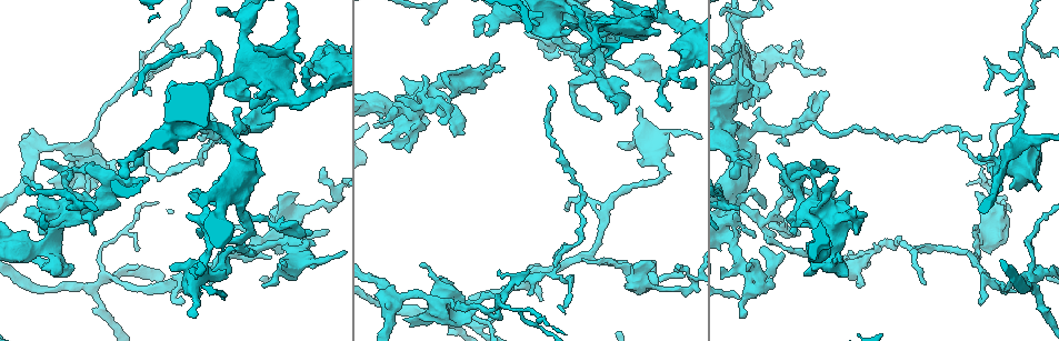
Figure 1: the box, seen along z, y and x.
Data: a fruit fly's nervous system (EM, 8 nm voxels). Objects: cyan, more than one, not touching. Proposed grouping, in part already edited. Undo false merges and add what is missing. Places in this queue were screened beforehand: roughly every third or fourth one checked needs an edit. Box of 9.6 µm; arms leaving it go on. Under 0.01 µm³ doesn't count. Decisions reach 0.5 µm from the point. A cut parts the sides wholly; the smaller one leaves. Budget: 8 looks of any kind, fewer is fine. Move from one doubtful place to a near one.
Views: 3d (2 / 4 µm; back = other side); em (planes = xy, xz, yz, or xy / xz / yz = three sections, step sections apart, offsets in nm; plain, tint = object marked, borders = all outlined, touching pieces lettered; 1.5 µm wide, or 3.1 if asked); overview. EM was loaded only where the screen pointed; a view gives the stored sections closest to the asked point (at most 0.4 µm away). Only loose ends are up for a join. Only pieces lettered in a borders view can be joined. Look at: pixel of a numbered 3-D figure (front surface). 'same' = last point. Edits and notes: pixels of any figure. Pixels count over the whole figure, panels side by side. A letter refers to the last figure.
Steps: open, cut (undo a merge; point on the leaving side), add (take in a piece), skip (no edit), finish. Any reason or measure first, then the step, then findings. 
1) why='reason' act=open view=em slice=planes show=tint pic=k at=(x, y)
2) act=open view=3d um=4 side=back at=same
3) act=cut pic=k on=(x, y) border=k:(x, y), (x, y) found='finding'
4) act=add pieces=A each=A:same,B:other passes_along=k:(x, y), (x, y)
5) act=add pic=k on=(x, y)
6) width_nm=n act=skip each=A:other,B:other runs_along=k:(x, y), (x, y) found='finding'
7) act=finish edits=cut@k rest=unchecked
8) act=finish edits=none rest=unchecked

why='thick turns thin' act=open view=3d um=4 pic=1 at=(319, 58)

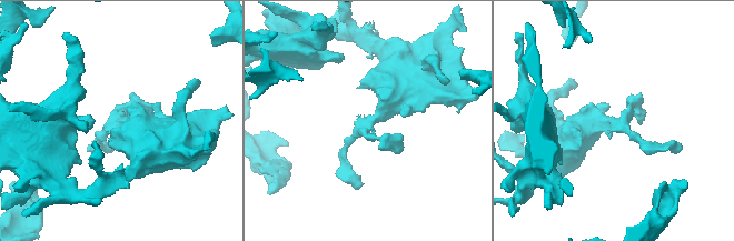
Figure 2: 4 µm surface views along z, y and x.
arms=3 act=open view=em slice=planes show=tint pic=2 at=(370, 120)

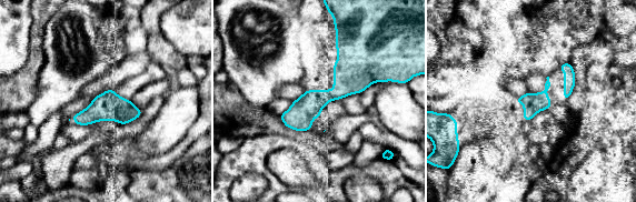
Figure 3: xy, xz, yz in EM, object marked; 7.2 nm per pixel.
why='see the neighbours' act=open view=em slice=planes show=borders at=same

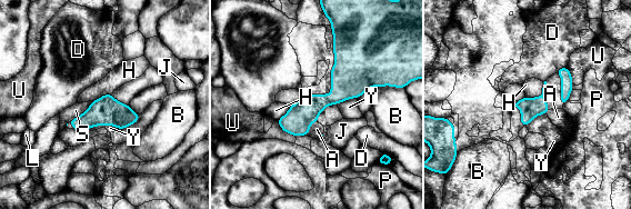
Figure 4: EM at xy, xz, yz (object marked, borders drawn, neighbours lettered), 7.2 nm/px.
width_nm=150 act=skip each=A:other,B:other,D:other,H:other,J:other,L:other,P:other,S:other,U:other,Y:other border=4:(117, 128), (97, 125), (88, 129) found='continuous, no second cell'

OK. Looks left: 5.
why='an open end' act=open view=em slice=yz step=4 show=plain pic=1 at=(502, 68)

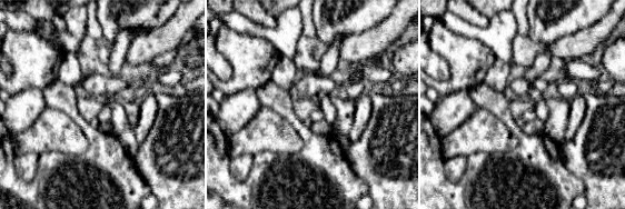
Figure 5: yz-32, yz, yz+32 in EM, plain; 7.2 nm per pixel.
why='see the neighbours' act=open view=em slice=yz step=4 show=borders at=same

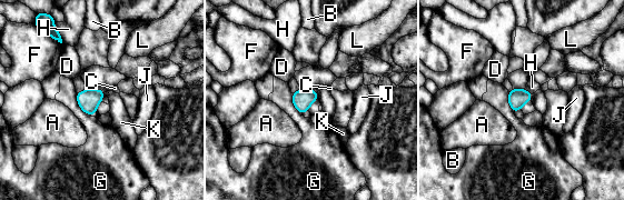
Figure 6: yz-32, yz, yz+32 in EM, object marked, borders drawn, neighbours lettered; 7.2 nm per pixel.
act=skip each=A:other,B:other,C:other,D:other,F:other,G:other,H:other,J:other,K:other,L:other border=6:(76, 93), (78, 106), (90, 116) found='no lettered piece goes on from it'

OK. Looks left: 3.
why='an open end' act=open view=em slice=yz step=8 show=borders pic=1 at=(311, 231)

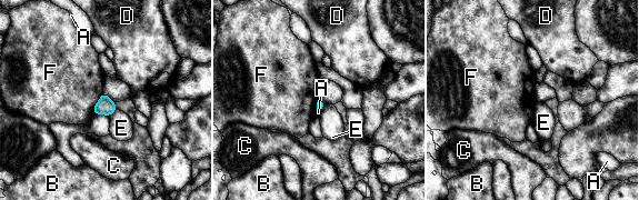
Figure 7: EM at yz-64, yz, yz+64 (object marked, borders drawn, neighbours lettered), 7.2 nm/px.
why='cut it another way' act=open view=em slice=planes show=borders at=same

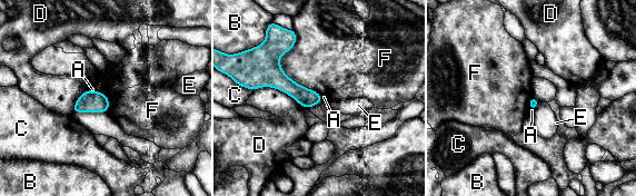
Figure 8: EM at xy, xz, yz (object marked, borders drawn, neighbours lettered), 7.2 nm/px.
act=skip each=A:other,B:other,C:other,D:other,E:other,F:other border=8:(106, 96), (108, 101) found='none of them fits'

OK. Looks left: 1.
why='branch stops here' act=open view=em slice=planes show=borders pic=1 at=(795, 234)

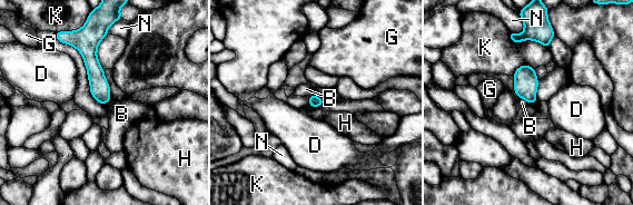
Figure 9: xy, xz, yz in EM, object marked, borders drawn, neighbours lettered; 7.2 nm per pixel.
act=skip each=B:other,D:other,G:other,H:other,K:other,N:other runs_along=9:(97, 33), (91, 64), (104, 100) found='none of them fits'

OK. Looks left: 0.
act=finish edits=none rest=unchecked

